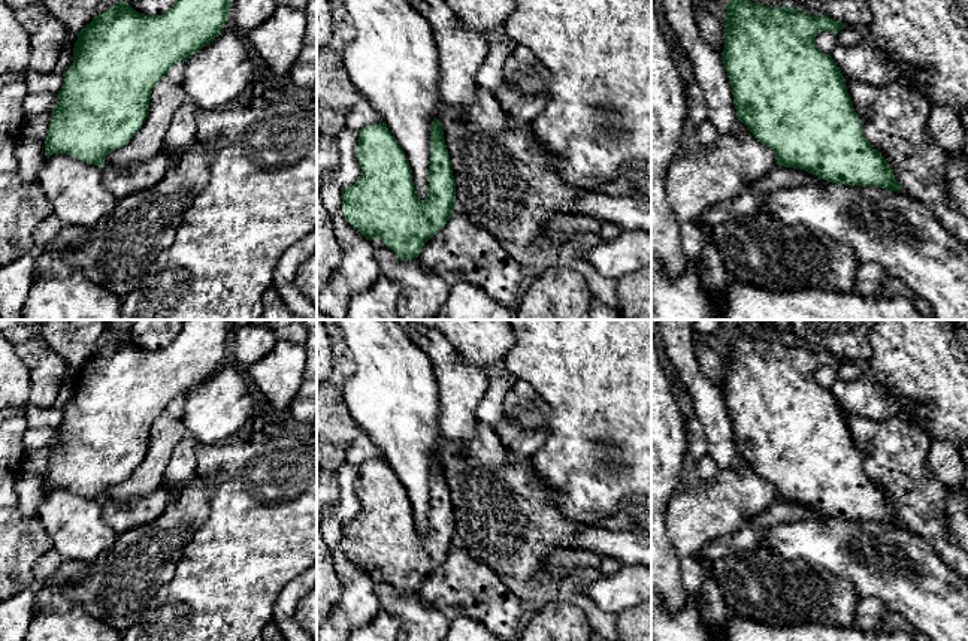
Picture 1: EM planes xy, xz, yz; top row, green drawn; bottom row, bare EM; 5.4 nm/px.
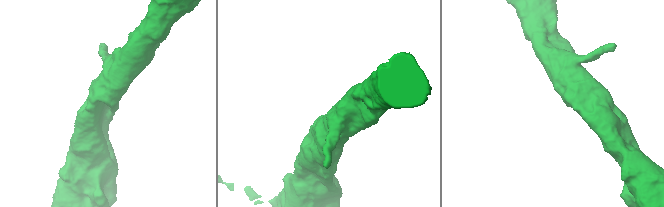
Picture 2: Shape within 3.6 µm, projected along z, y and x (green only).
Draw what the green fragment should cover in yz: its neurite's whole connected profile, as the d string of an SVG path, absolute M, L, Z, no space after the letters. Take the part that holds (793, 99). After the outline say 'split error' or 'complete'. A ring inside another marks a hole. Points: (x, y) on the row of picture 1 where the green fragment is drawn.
M730 0L725 7L727 12L723 25L725 49L720 55L727 72L736 115L760 143L775 152L777 164L805 170L832 184L901 190L890 164L863 134L862 123L847 93L846 78L831 54L823 54L814 42L820 31L837 34L846 25L826 15L813 16L790 6L768 7L750 0Z; complete

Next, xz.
M436 117L432 121L426 200L418 199L409 161L397 140L391 136L385 123L367 126L359 131L357 160L362 173L354 185L344 188L344 217L366 239L381 239L399 260L417 258L424 244L445 227L447 221L454 214L454 206L457 205L456 184L442 124Z; complete

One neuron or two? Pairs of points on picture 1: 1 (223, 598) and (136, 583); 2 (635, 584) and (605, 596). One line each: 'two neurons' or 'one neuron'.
1: two neurons
2: one neuron

